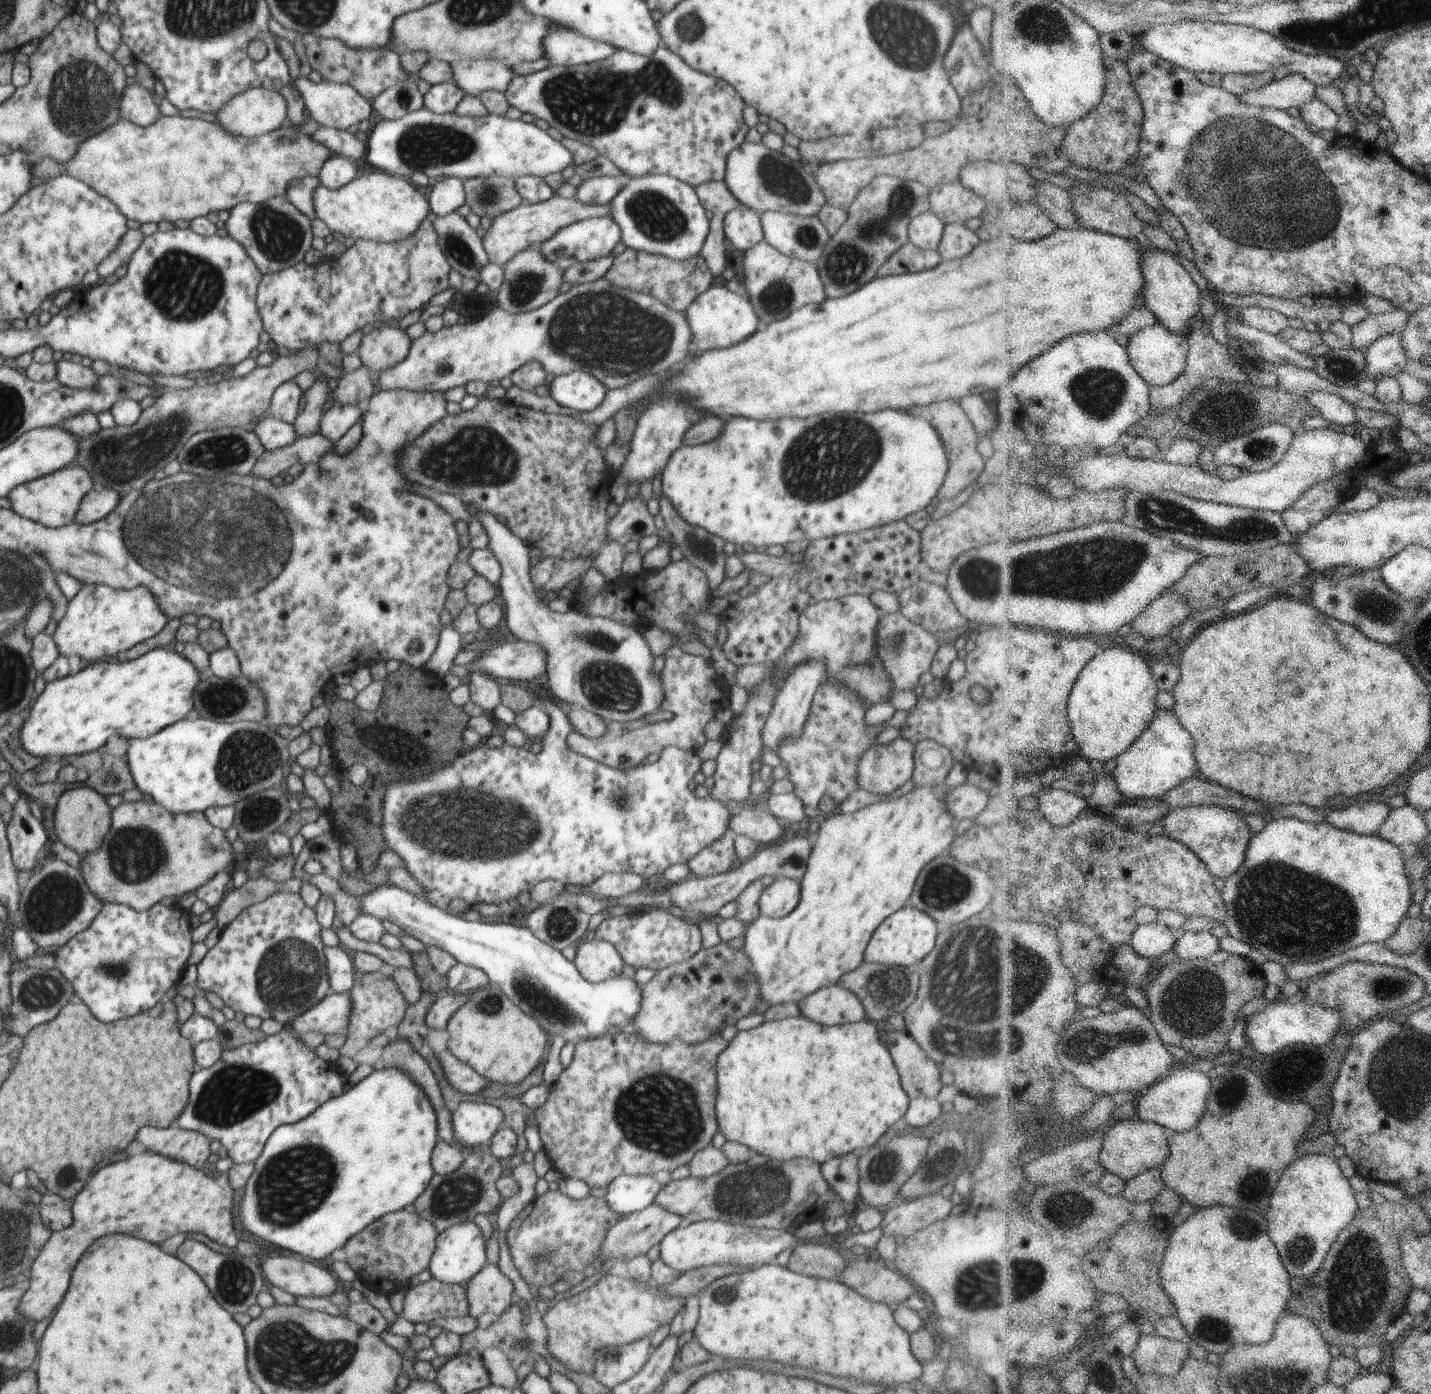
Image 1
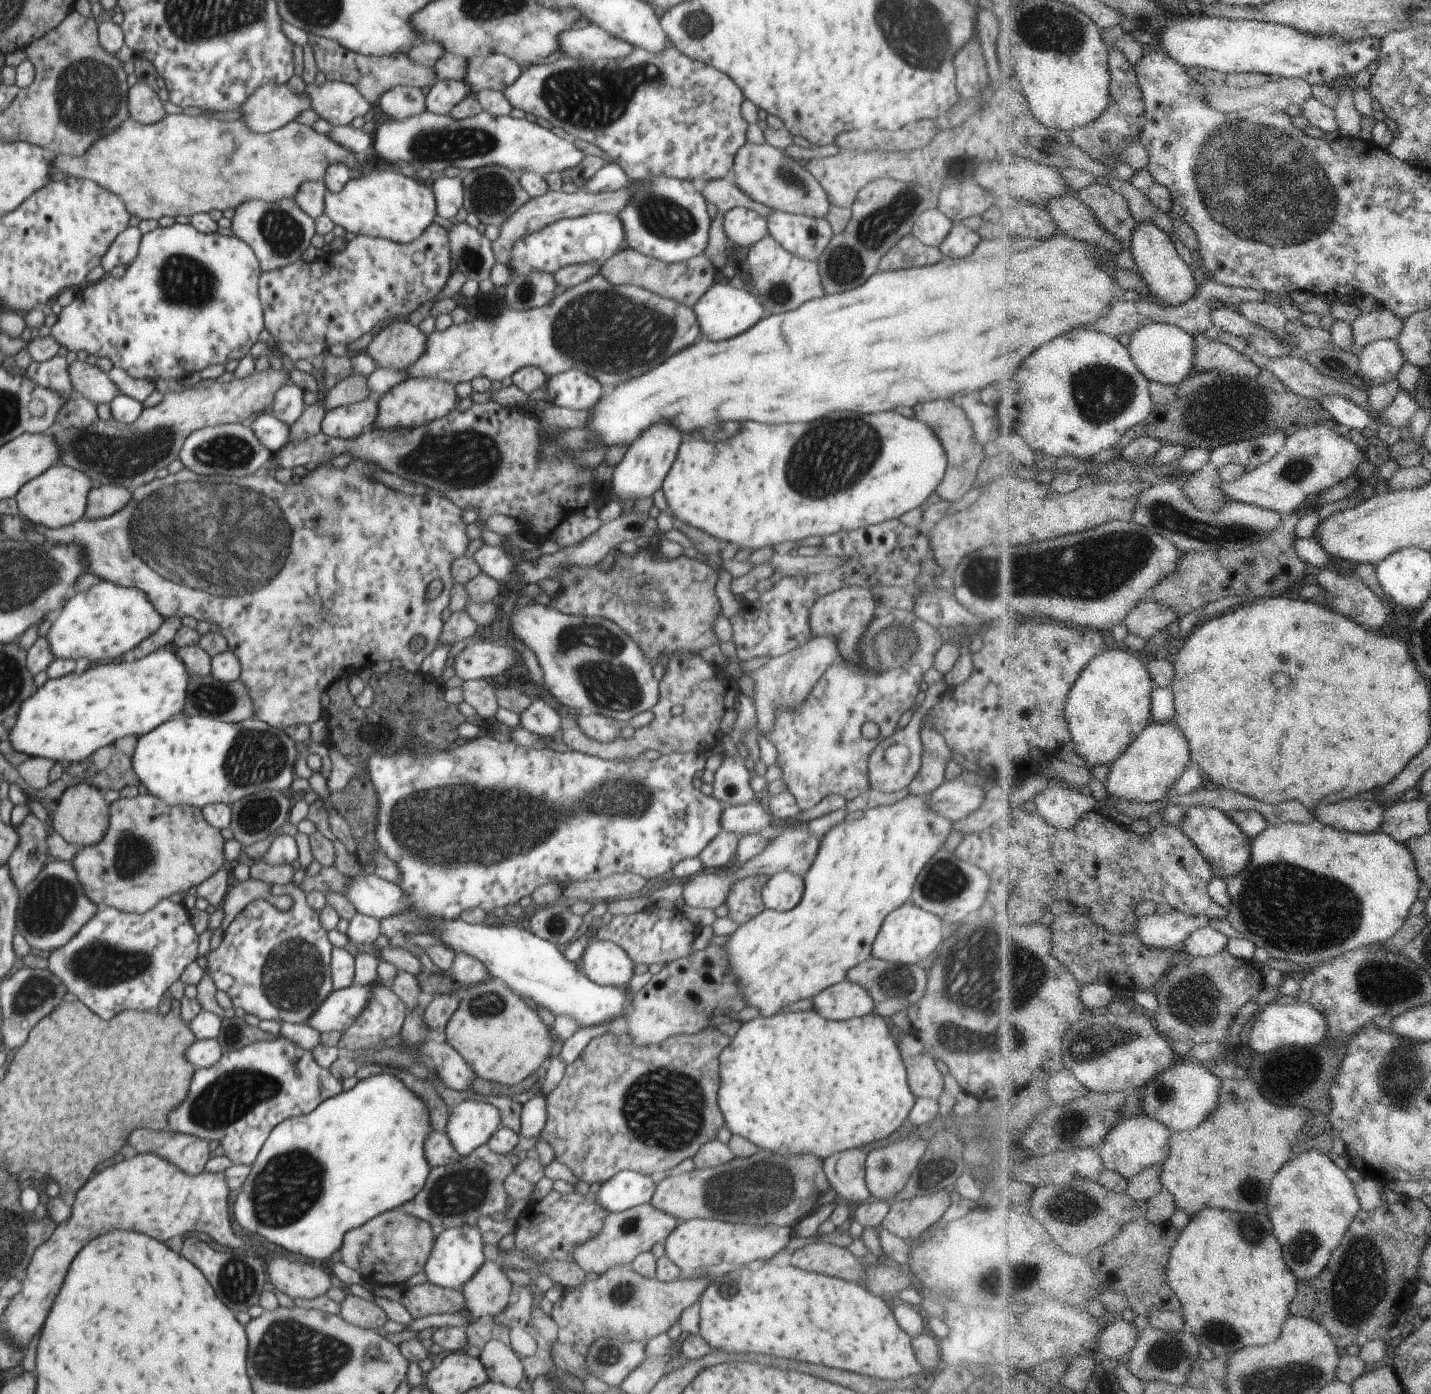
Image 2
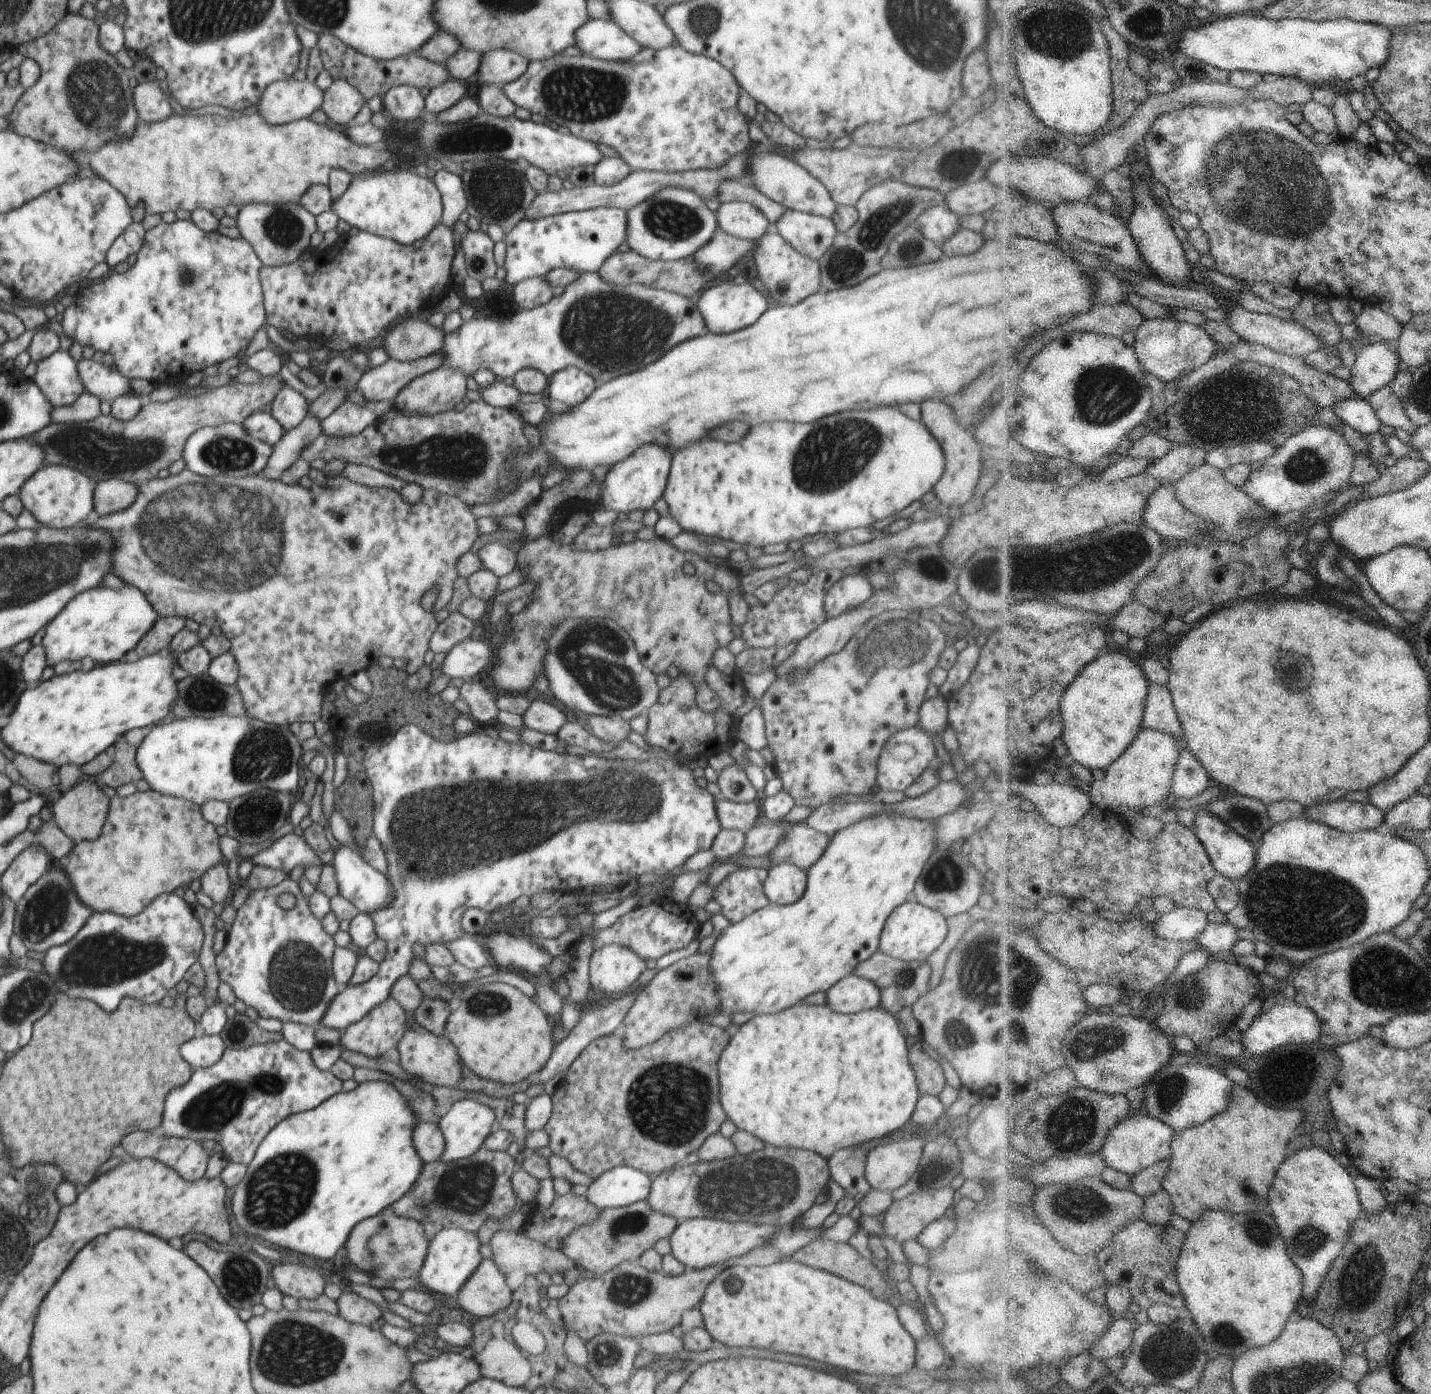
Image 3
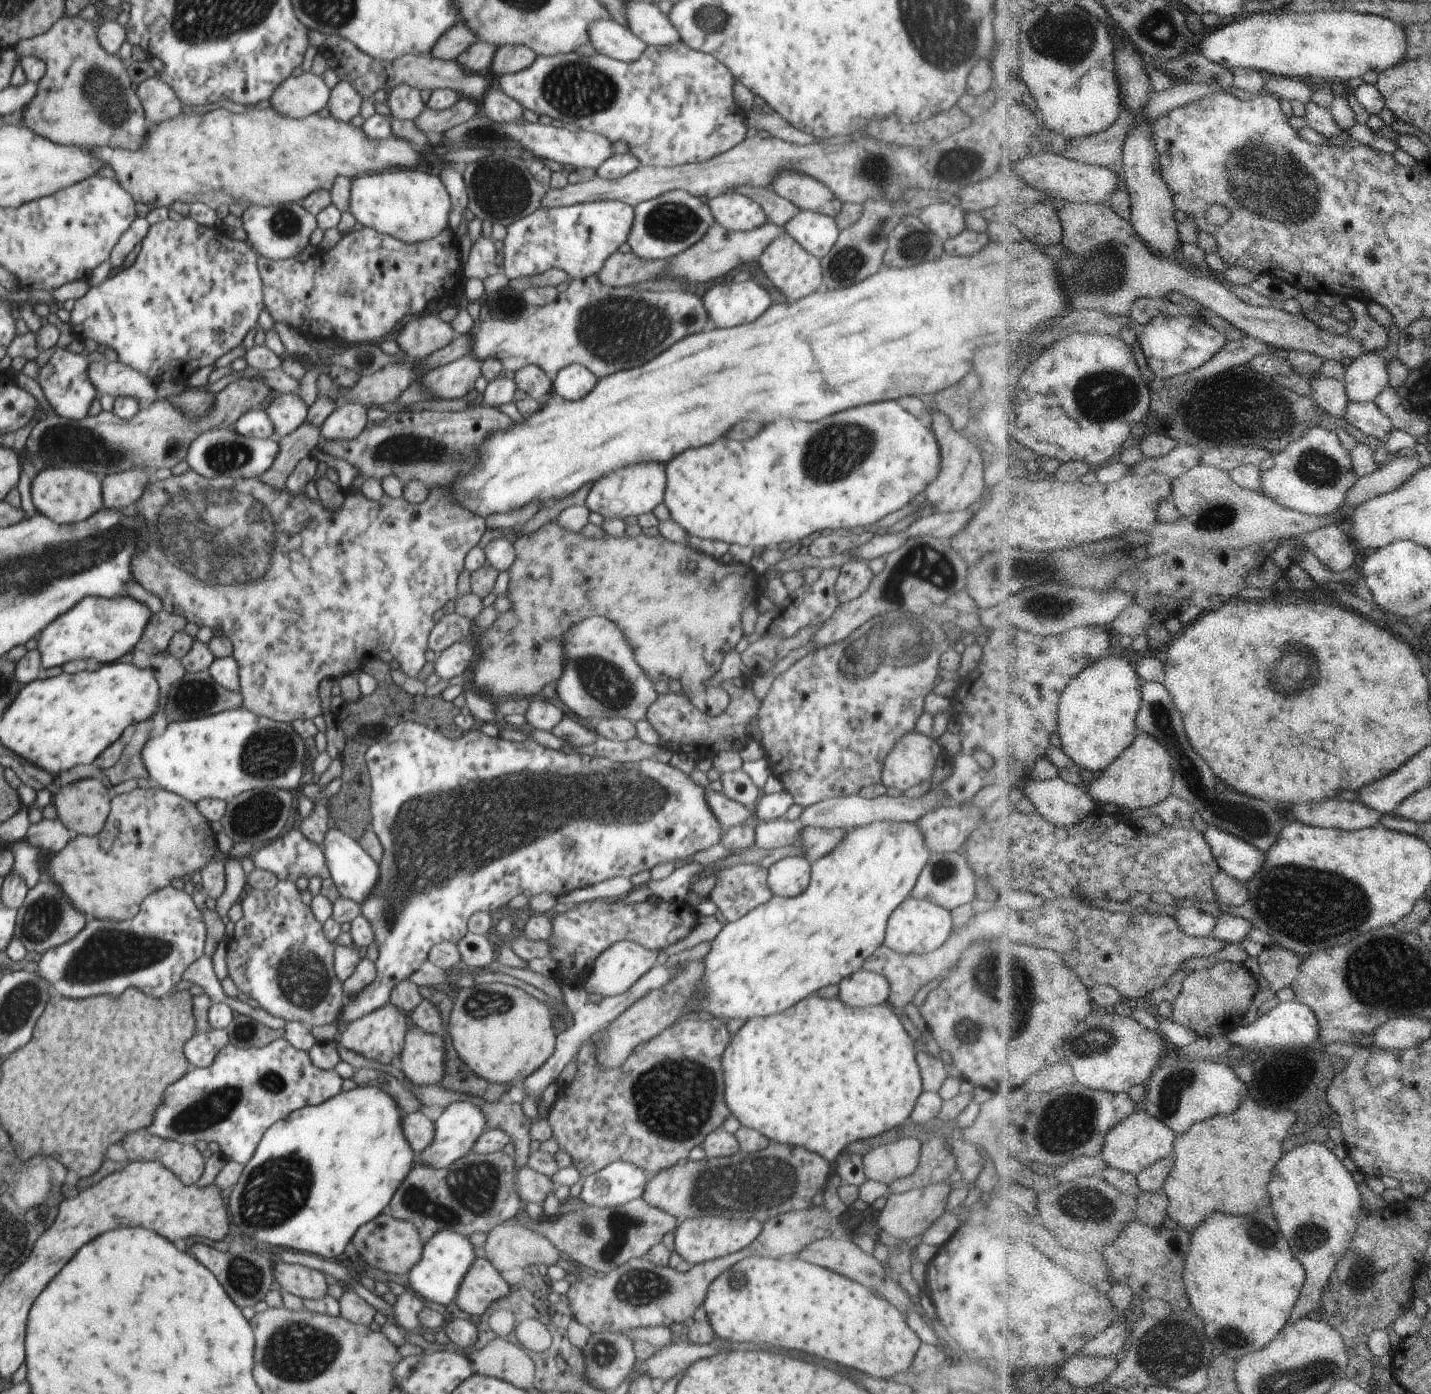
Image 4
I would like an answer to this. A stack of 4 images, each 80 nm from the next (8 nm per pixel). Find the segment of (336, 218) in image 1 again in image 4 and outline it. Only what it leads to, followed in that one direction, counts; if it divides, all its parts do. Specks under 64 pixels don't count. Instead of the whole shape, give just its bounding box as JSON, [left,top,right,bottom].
[347,168,451,244]

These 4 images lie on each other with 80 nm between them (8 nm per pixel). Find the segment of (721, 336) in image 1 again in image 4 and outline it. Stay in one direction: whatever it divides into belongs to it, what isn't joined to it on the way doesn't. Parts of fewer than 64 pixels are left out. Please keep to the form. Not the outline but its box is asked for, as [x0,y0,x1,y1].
[701,280,770,328]

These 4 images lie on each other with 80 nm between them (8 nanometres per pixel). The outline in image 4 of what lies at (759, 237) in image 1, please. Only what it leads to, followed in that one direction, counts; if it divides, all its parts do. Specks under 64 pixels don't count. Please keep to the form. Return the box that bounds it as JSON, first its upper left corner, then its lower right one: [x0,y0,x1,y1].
[709,192,767,232]

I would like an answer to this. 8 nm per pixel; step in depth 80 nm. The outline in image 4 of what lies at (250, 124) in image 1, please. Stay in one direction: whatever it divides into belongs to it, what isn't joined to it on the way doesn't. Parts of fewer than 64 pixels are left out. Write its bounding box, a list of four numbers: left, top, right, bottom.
[270,73,329,118]

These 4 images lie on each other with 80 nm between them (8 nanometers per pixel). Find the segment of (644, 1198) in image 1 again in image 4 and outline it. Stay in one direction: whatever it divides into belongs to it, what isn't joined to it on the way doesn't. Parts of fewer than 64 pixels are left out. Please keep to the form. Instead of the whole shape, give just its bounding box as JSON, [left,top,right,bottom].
[579,1161,647,1207]

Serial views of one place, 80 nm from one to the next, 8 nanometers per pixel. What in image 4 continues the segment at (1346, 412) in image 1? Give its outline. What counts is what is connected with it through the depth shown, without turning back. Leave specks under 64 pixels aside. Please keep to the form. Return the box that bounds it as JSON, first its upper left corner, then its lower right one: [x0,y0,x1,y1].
[1345,401,1396,443]

